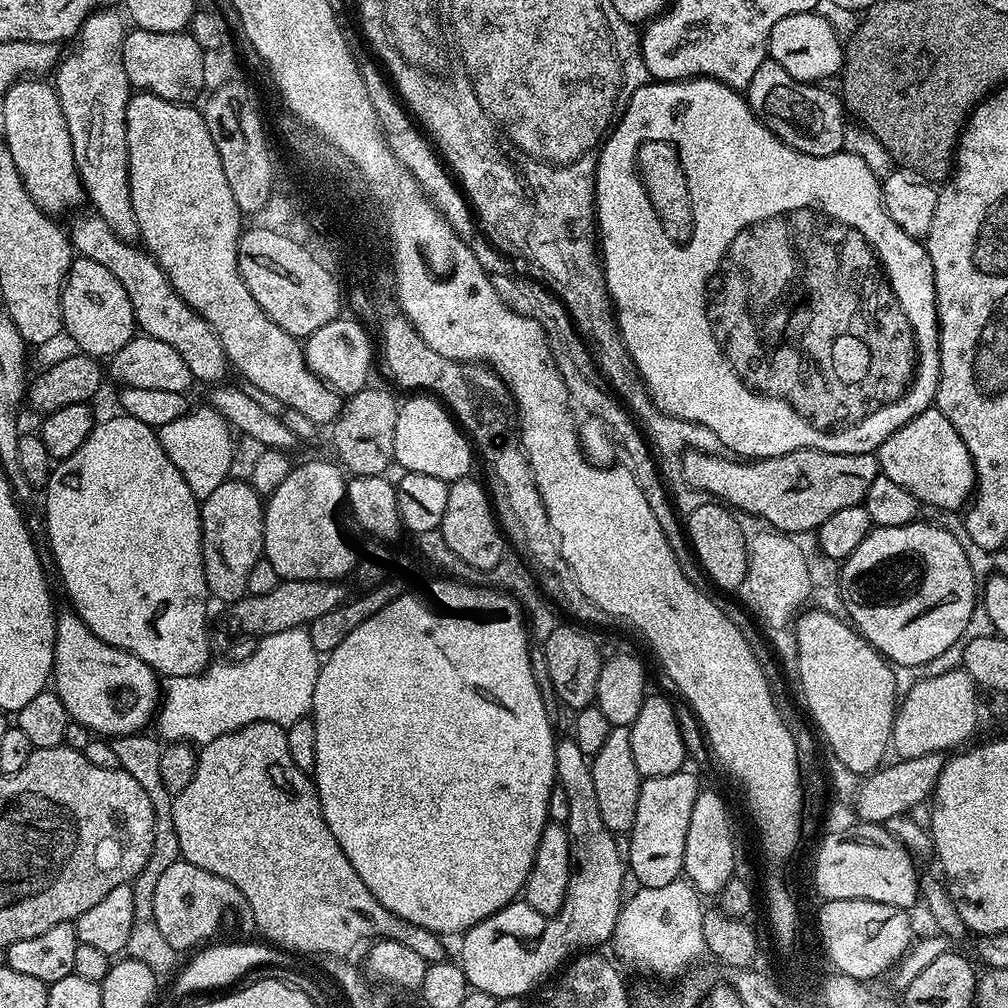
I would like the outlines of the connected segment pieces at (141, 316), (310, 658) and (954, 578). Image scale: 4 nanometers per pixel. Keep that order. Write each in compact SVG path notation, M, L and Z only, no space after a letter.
M95 214L78 217L70 227L70 239L73 249L80 256L98 262L98 266L106 266L106 270L110 270L110 274L114 274L114 278L122 282L122 290L126 290L130 306L134 310L136 327L143 335L170 342L170 346L174 346L174 350L182 354L197 381L205 380L208 386L216 386L227 377L224 375L230 372L230 363L218 334L204 316L195 312L177 294L168 281L168 275L160 269L160 263L153 258L151 252L123 240L106 221Z
M307 627L291 628L290 630L282 630L282 634L270 634L263 637L257 643L254 654L250 654L250 658L246 658L242 662L232 664L231 666L224 666L228 668L214 668L214 666L205 667L200 670L194 676L170 676L163 681L162 695L158 705L158 711L154 717L155 727L160 727L159 735L163 737L165 741L185 741L193 746L203 746L214 742L214 738L222 738L222 734L230 734L236 732L239 728L244 728L248 724L254 722L274 722L281 726L287 726L305 719L312 711L312 699L314 698L314 686L318 682L318 674L320 673L320 665L322 663L321 653L314 650L314 642L310 642L310 634Z
M917 522L906 526L873 527L872 533L866 538L862 538L858 550L854 550L854 554L850 554L847 560L843 561L841 568L844 569L838 572L838 580L840 576L840 596L844 599L844 608L849 612L847 615L850 617L851 623L856 631L866 637L881 652L884 659L895 665L897 669L923 669L934 658L938 658L938 654L957 647L961 643L960 635L967 630L968 623L972 620L972 611L975 608L977 611L978 608L978 577L976 571L970 566L970 558L966 558L966 550L962 546L962 542L958 542L958 538L954 538L954 534L950 534L950 530L939 528L936 524Z

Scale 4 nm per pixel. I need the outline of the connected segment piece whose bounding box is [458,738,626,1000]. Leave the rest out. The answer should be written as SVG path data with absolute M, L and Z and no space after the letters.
M560 738L557 739L554 750L554 766L557 785L566 793L568 814L563 826L570 838L570 882L559 912L554 918L549 918L538 914L538 910L534 910L528 904L513 902L498 910L490 918L469 928L461 939L464 941L460 944L458 963L460 969L464 971L464 977L468 979L469 989L485 992L495 996L497 1000L527 997L535 993L553 973L563 969L577 954L585 950L599 949L601 947L599 944L607 945L612 939L612 931L616 929L620 917L622 907L620 891L624 888L626 860L622 855L621 845L620 848L616 845L617 837L608 829L606 822L602 822L602 814L598 811L598 793L594 791L589 757L584 756L582 750L578 750L578 742L570 738Z

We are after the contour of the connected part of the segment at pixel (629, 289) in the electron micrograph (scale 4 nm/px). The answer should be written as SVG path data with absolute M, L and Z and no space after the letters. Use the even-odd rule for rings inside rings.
M698 76L698 77L695 77L695 78L693 78L693 79L691 79L691 80L661 80L661 81L659 81L659 82L649 82L649 83L646 83L646 84L644 84L644 85L643 85L643 86L641 86L641 88L640 88L640 89L638 89L638 90L636 90L636 91L635 91L635 92L634 92L634 94L633 94L633 96L632 96L632 97L631 97L631 98L630 98L630 100L629 100L629 102L628 102L628 105L627 105L627 106L626 106L626 107L625 107L625 112L624 112L624 113L622 113L622 115L621 115L621 116L620 116L620 119L619 119L619 120L617 120L617 122L615 122L615 124L614 124L614 127L613 127L613 128L612 128L612 129L611 129L611 131L609 131L609 132L608 132L608 133L607 133L607 139L606 139L606 140L605 140L605 141L604 141L604 144L603 144L603 145L602 145L602 146L601 146L601 150L600 150L600 157L599 157L599 158L598 158L598 162L597 162L597 163L596 163L596 230L597 230L597 233L598 233L598 255L599 255L599 257L600 257L600 259L601 259L601 261L602 261L602 263L603 263L603 266L604 266L604 284L605 284L605 286L607 286L607 288L608 288L608 294L609 294L609 296L611 296L611 297L612 297L612 306L613 306L613 309L614 309L614 315L615 315L615 317L616 317L616 328L617 328L617 330L618 330L618 331L620 331L620 341L621 341L621 342L623 342L623 344L624 344L624 345L625 345L625 346L626 346L626 350L627 350L627 351L628 351L628 353L629 353L629 354L630 354L630 358L631 358L631 359L632 359L632 360L633 360L633 362L635 362L635 364L636 364L636 371L637 371L637 372L639 372L639 373L640 373L640 379L641 379L641 380L643 380L643 381L644 381L644 387L645 387L645 388L647 388L647 389L648 389L648 392L649 392L649 395L650 395L650 396L651 396L651 397L652 397L652 399L653 399L653 403L654 403L654 404L655 404L655 405L656 405L656 407L657 407L657 408L659 408L659 409L660 409L660 411L662 411L662 412L664 412L664 413L665 413L665 414L667 414L667 415L668 415L668 416L676 416L676 417L678 417L678 419L680 419L680 420L693 420L693 422L695 422L695 423L696 423L696 424L701 424L701 425L702 425L702 426L706 426L706 427L707 427L707 428L709 428L709 429L710 429L710 430L714 430L714 434L718 434L718 438L719 438L719 439L720 439L720 444L721 444L721 445L723 445L723 447L725 447L725 446L726 446L726 447L728 447L728 448L729 448L729 450L728 450L728 449L727 449L727 451L728 451L728 452L729 452L729 453L732 453L732 454L735 454L735 455L736 455L736 456L737 456L737 457L740 457L740 458L763 458L763 457L766 457L766 456L781 456L781 455L782 455L782 454L786 454L786 453L787 453L787 452L793 452L793 451L794 451L794 450L798 450L798 449L799 449L799 448L813 448L813 449L814 449L814 450L826 450L826 451L827 451L827 452L833 452L833 453L834 453L834 454L866 454L866 453L867 453L867 452L871 452L871 453L875 453L875 452L876 452L876 451L877 451L877 449L879 449L879 446L880 446L880 444L881 444L881 443L882 443L882 442L886 442L886 438L890 438L890 434L894 434L894 430L898 430L898 429L899 429L899 428L901 428L901 427L902 427L902 426L906 426L906 422L910 422L910 418L914 418L914 417L915 417L915 416L917 416L917 415L918 415L918 414L922 414L922 413L923 413L923 412L925 412L925 410L927 410L927 409L928 409L928 408L931 408L931 407L933 407L933 404L934 404L934 401L935 401L935 399L936 399L936 391L937 391L937 390L938 390L938 382L939 382L939 381L940 381L940 315L938 315L938 314L937 314L937 313L936 313L936 290L935 290L935 288L934 288L934 270L933 270L933 269L932 269L932 263L931 263L931 262L930 262L930 258L929 258L929 257L928 257L928 250L927 250L927 247L925 247L925 245L924 245L924 244L923 244L923 243L920 243L920 242L918 242L918 240L917 240L917 237L915 237L915 236L908 236L908 235L907 235L907 234L906 234L906 230L902 230L902 226L898 226L898 222L894 222L894 218L890 218L890 214L889 214L889 213L888 213L888 211L887 211L887 210L886 210L886 206L885 206L885 205L884 205L884 194L883 194L883 191L880 191L880 190L878 190L878 189L879 189L879 188L880 188L880 187L881 187L881 184L882 184L882 180L881 180L881 177L878 177L878 176L876 176L876 175L875 175L875 174L874 174L874 171L872 171L872 170L870 170L870 167L868 167L868 166L866 166L866 162L864 162L864 161L863 161L863 160L862 160L862 158L858 158L858 157L856 157L856 156L855 156L855 155L854 155L854 154L850 154L850 153L846 153L846 152L844 152L844 151L843 151L843 150L841 150L841 151L838 151L838 152L835 152L835 153L834 153L834 154L830 154L830 155L829 155L829 156L811 156L811 155L810 155L810 154L806 154L806 153L805 153L805 152L800 152L800 151L798 151L798 150L797 150L797 149L796 149L796 148L791 148L791 146L789 146L789 145L788 145L788 144L784 144L784 143L783 143L783 142L782 142L782 141L781 141L781 140L779 140L779 139L778 139L778 137L777 137L777 136L776 136L776 135L774 135L774 134L773 134L773 133L772 133L772 131L771 131L771 130L770 130L770 129L768 129L768 128L767 128L767 127L766 127L766 125L765 125L765 124L761 124L761 122L760 122L760 119L758 119L758 117L757 117L757 116L754 116L754 115L753 115L753 114L752 114L752 108L751 108L751 107L750 107L750 105L748 105L748 102L747 102L747 99L745 99L745 97L744 97L744 96L743 96L743 95L741 95L741 93L740 93L740 92L739 92L739 91L737 91L737 89L734 89L734 88L731 88L731 87L730 87L730 86L726 86L726 85L725 85L725 84L723 84L723 83L722 83L722 82L718 82L718 81L717 81L717 80L711 80L711 78L709 78L709 77L708 77L708 76ZM646 140L664 140L664 141L665 141L665 142L666 142L666 143L668 143L668 144L672 144L672 145L673 145L673 147L675 147L675 148L676 148L676 152L677 152L677 154L678 154L678 155L679 155L679 156L680 156L680 164L681 164L681 168L682 168L682 170L683 170L683 171L684 171L684 172L685 172L685 178L686 178L686 182L687 182L687 183L688 183L688 186L689 186L689 198L690 198L690 199L692 199L692 210L693 210L693 226L692 226L692 237L691 237L691 238L689 238L689 240L688 240L688 242L687 242L687 243L681 243L681 244L679 244L679 243L673 243L673 242L663 242L663 243L664 243L664 244L660 244L660 240L661 240L661 241L662 241L662 225L661 225L661 220L660 220L660 218L659 218L659 215L658 215L658 213L656 213L656 212L655 212L655 210L654 210L654 209L653 209L653 208L652 208L652 204L651 204L651 200L650 200L650 198L649 198L649 197L648 197L648 194L647 194L647 190L646 190L646 189L645 189L645 188L644 188L644 183L643 183L643 181L642 181L642 180L641 180L641 175L640 175L640 169L639 169L639 168L638 168L638 167L637 167L637 163L636 163L636 156L637 156L637 155L638 155L638 154L639 154L639 148L640 148L640 146L641 146L641 144L642 144L642 143L644 143L644 141L646 141Z

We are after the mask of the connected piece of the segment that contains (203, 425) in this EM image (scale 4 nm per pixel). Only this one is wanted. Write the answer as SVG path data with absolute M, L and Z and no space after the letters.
M205 406L195 412L189 410L183 416L159 425L158 435L166 454L182 470L182 478L190 486L197 500L202 501L222 486L222 482L233 475L232 459L236 456L236 444L232 441L234 429L228 419L220 411L211 406Z

